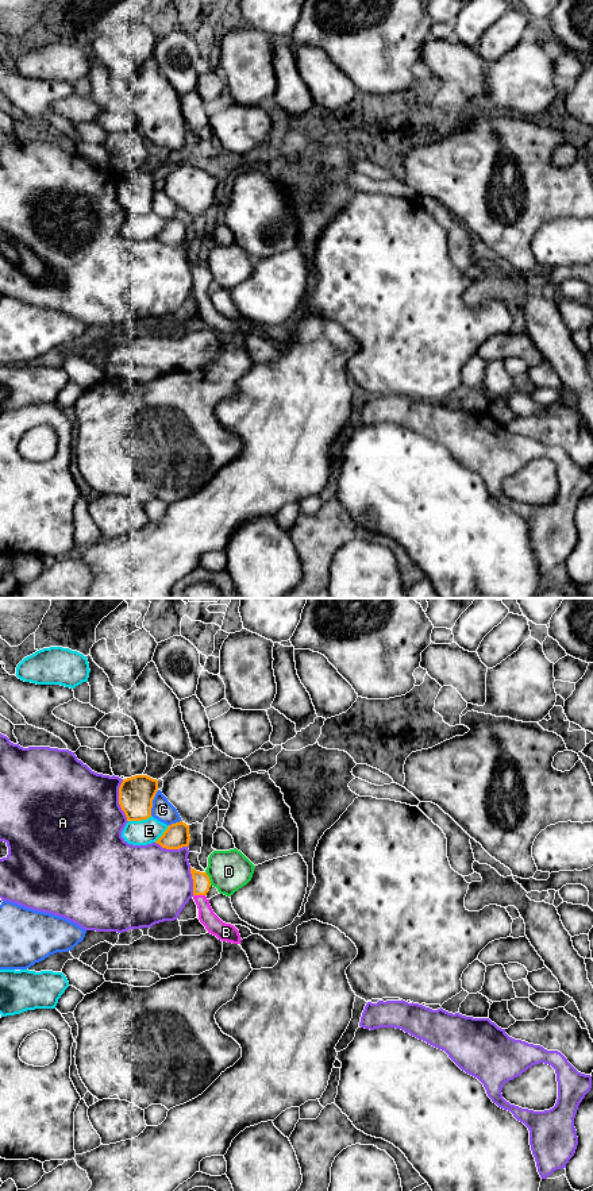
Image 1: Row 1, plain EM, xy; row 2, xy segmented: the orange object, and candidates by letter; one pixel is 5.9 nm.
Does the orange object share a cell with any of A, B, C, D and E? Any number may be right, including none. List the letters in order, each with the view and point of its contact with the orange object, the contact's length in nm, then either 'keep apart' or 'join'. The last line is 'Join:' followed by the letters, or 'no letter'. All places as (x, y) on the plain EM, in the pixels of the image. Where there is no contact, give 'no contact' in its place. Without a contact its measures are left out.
A: xy (119, 196) | 260 nm | keep apart
B: xy (199, 289) | 70 nm | join
C: xy (151, 197) | 160 nm | keep apart
D: xy (208, 273) | 90 nm | keep apart
E: xy (139, 215) | 150 nm | keep apart
Join: B

